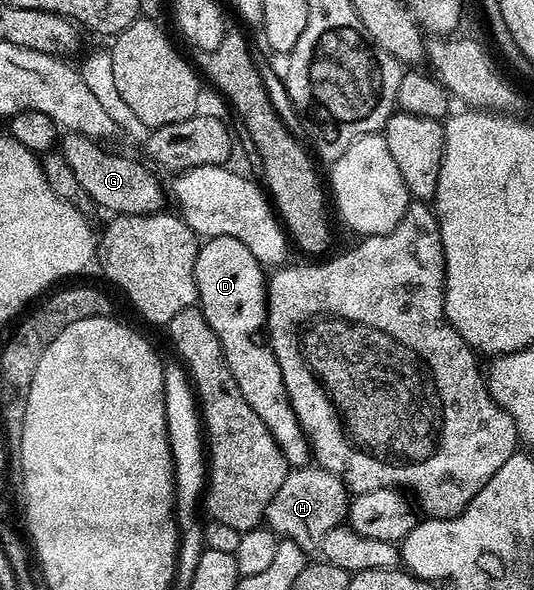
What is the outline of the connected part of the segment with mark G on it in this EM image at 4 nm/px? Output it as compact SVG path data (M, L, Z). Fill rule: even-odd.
M63 132L60 137L62 157L68 159L68 167L72 167L76 183L84 187L91 202L107 209L107 214L110 215L148 215L163 212L168 205L168 193L164 185L158 182L159 174L149 164L141 165L141 160L122 157L121 152L106 153L104 146L105 144L79 133Z

